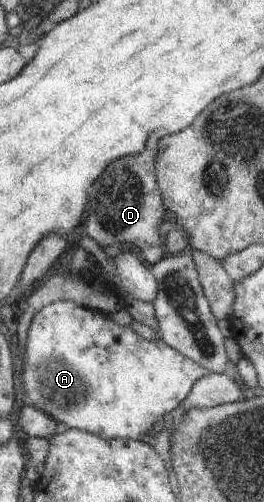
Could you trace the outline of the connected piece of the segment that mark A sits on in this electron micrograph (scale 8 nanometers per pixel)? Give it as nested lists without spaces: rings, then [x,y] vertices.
[[[72,300],[57,301],[36,311],[24,348],[22,383],[26,404],[41,409],[70,429],[109,440],[151,439],[159,431],[163,415],[180,405],[199,377],[209,374],[162,339],[147,340],[130,326],[120,326],[107,314],[92,311]]]

